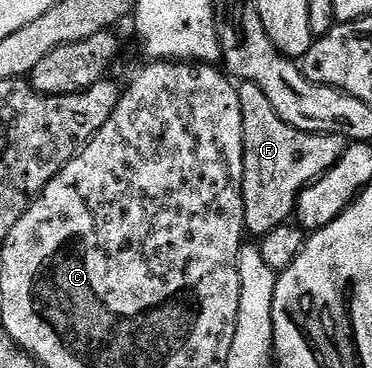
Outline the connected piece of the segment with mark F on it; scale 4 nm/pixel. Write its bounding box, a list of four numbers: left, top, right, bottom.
[240,82,349,236]

